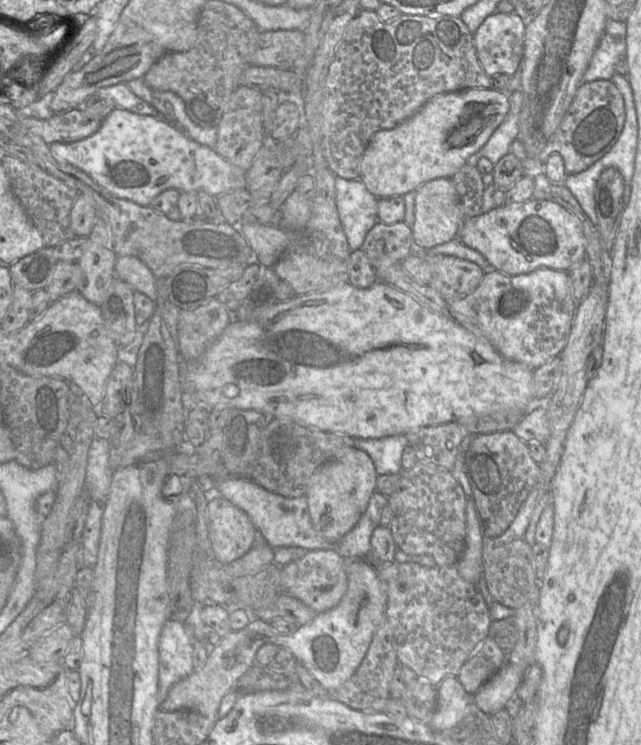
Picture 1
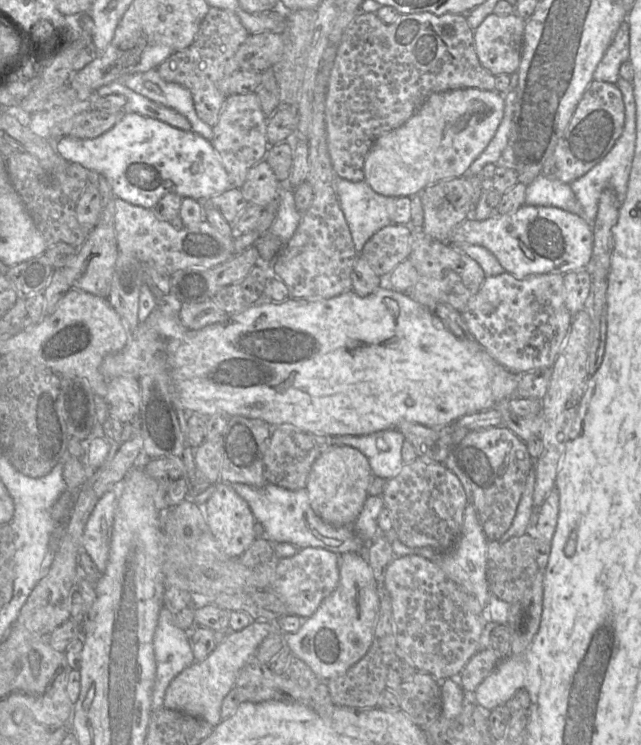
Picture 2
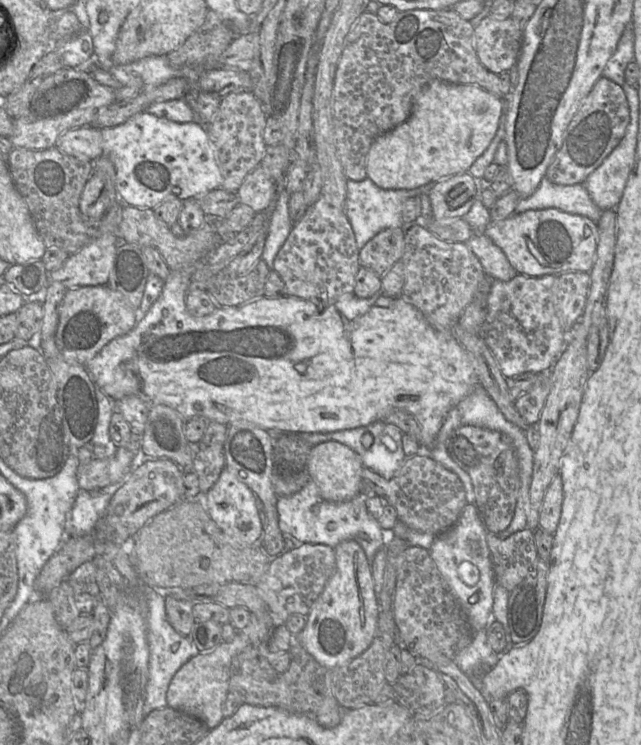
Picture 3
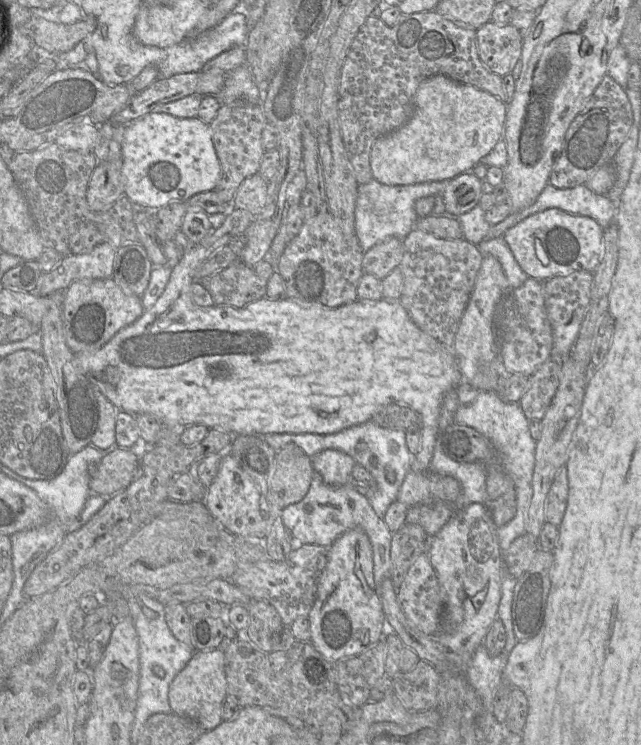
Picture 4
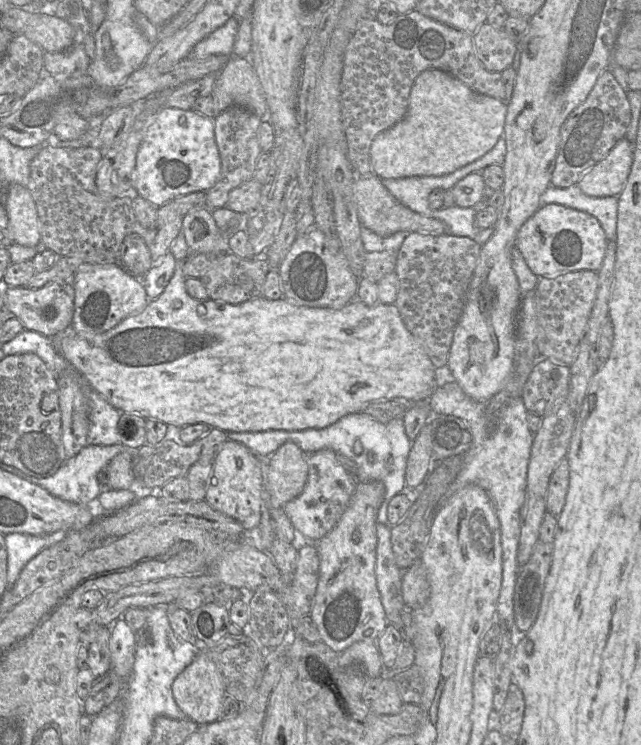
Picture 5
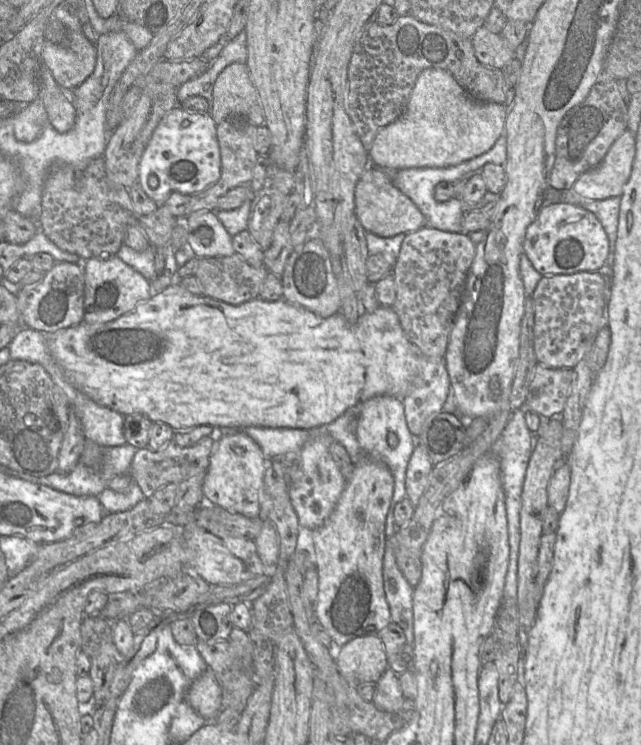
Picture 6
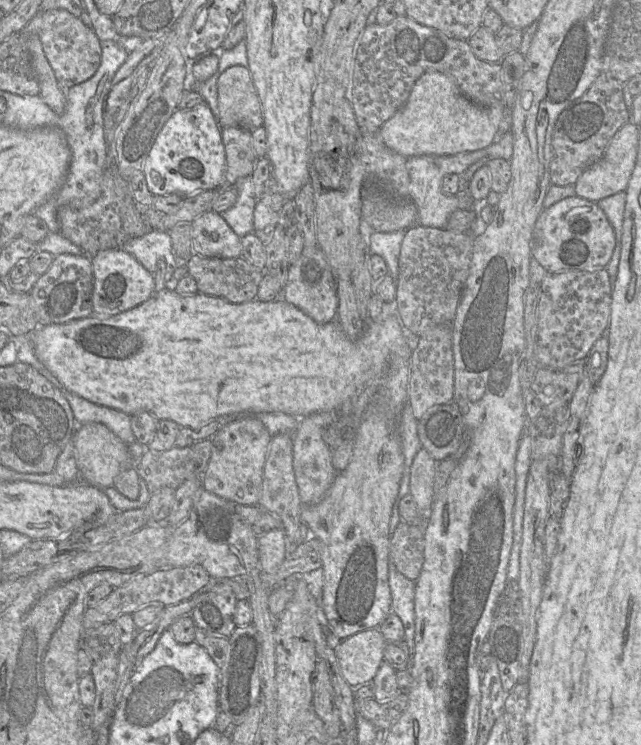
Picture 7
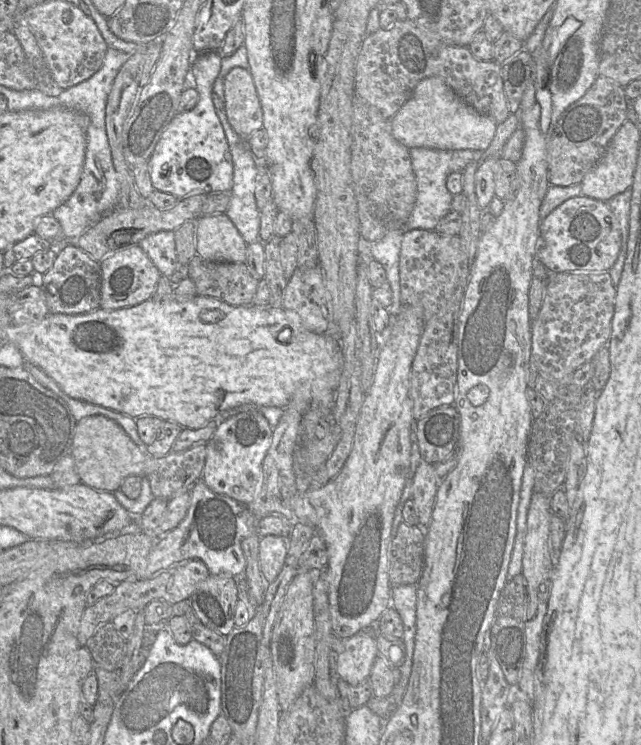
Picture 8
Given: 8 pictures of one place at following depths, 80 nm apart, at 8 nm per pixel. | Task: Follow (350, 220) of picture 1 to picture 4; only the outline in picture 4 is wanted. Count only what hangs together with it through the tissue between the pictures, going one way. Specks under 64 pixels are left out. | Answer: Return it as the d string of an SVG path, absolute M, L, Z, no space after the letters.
M372 179L365 184L359 184L355 204L355 230L361 249L365 252L389 237L403 240L416 228L416 223L420 218L415 211L416 201L427 196L443 194L449 181L431 181L412 185L385 185Z

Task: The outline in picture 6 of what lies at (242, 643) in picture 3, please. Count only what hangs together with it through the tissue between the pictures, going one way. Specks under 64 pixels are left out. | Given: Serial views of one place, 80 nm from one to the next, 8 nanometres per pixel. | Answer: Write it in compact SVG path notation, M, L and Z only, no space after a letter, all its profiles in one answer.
M211 669L193 681L186 693L188 704L206 721L213 721L222 709L222 686Z

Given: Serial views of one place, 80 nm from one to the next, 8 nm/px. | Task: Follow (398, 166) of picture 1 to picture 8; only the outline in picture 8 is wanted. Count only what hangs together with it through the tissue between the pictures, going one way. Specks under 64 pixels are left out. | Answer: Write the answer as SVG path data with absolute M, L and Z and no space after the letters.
M437 76L421 80L411 97L391 118L390 123L394 138L409 149L424 147L479 151L485 151L490 146L498 125L490 117L470 107L442 78Z

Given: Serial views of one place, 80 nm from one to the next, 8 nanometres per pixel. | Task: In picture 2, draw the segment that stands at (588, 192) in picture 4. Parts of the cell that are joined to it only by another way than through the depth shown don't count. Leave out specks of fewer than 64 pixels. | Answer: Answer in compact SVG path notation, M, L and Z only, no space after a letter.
M542 173L527 186L526 205L557 207L584 217L584 210L570 184L552 180Z

